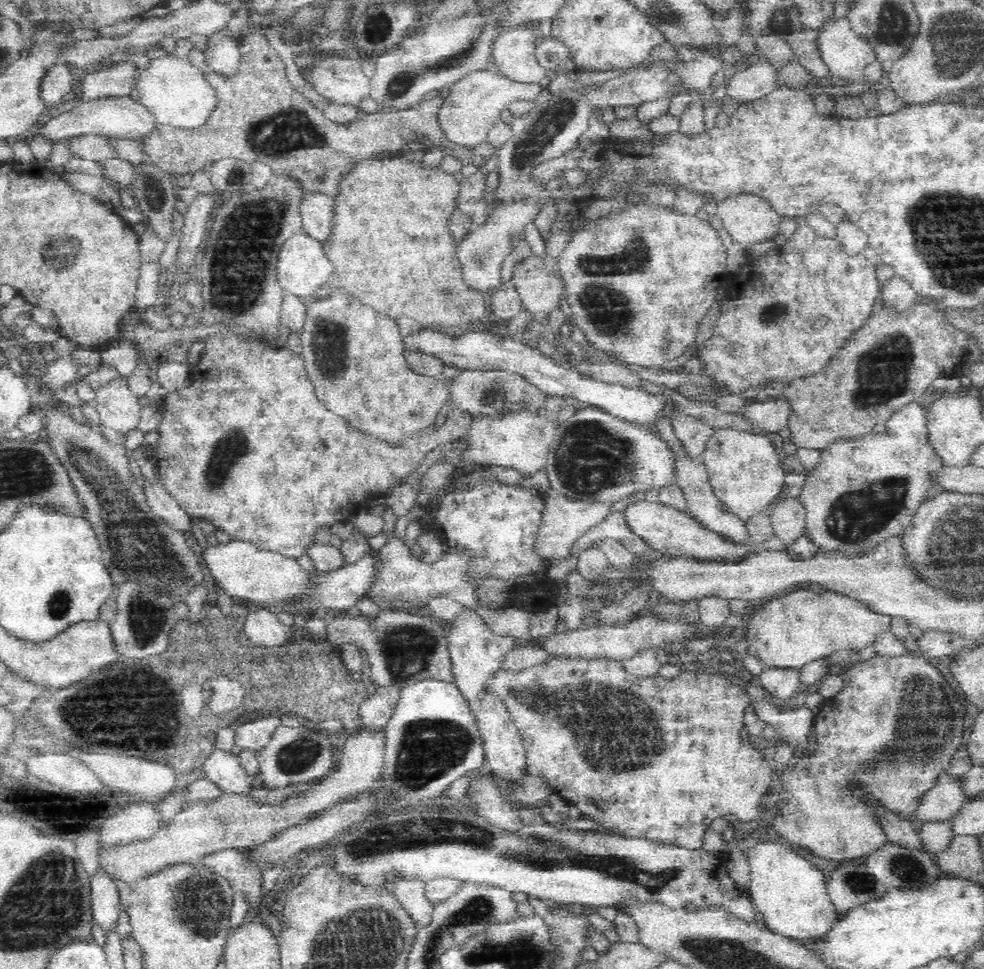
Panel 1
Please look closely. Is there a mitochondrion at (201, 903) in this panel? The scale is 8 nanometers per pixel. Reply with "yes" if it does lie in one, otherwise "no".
yes

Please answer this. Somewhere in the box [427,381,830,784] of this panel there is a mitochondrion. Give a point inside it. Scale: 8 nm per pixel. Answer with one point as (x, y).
(614, 732)

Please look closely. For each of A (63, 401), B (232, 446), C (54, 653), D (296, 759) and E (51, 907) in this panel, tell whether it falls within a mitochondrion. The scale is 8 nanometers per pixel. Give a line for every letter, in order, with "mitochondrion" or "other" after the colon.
A: other
B: mitochondrion
C: other
D: mitochondrion
E: mitochondrion

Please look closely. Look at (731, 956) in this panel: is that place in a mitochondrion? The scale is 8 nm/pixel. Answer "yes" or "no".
yes

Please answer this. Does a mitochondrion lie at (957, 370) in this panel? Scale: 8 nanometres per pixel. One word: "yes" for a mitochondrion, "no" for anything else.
no

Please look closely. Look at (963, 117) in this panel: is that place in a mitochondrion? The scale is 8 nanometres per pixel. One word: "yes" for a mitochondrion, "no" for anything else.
no

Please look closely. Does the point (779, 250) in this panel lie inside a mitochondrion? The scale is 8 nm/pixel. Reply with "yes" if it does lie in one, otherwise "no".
no

